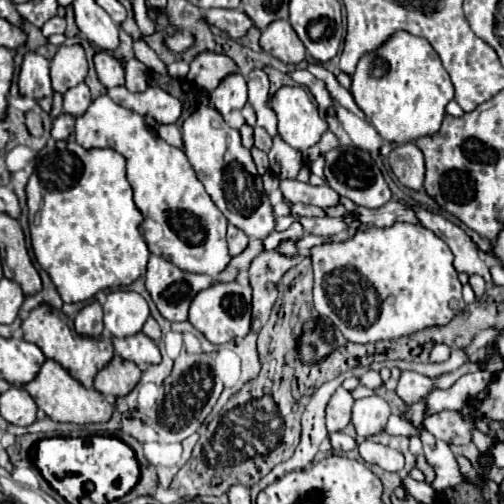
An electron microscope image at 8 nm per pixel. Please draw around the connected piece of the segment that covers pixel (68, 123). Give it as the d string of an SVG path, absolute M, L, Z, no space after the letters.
M62 112L62 114L54 120L52 138L54 138L54 140L64 140L64 138L68 138L72 132L74 132L74 116Z

